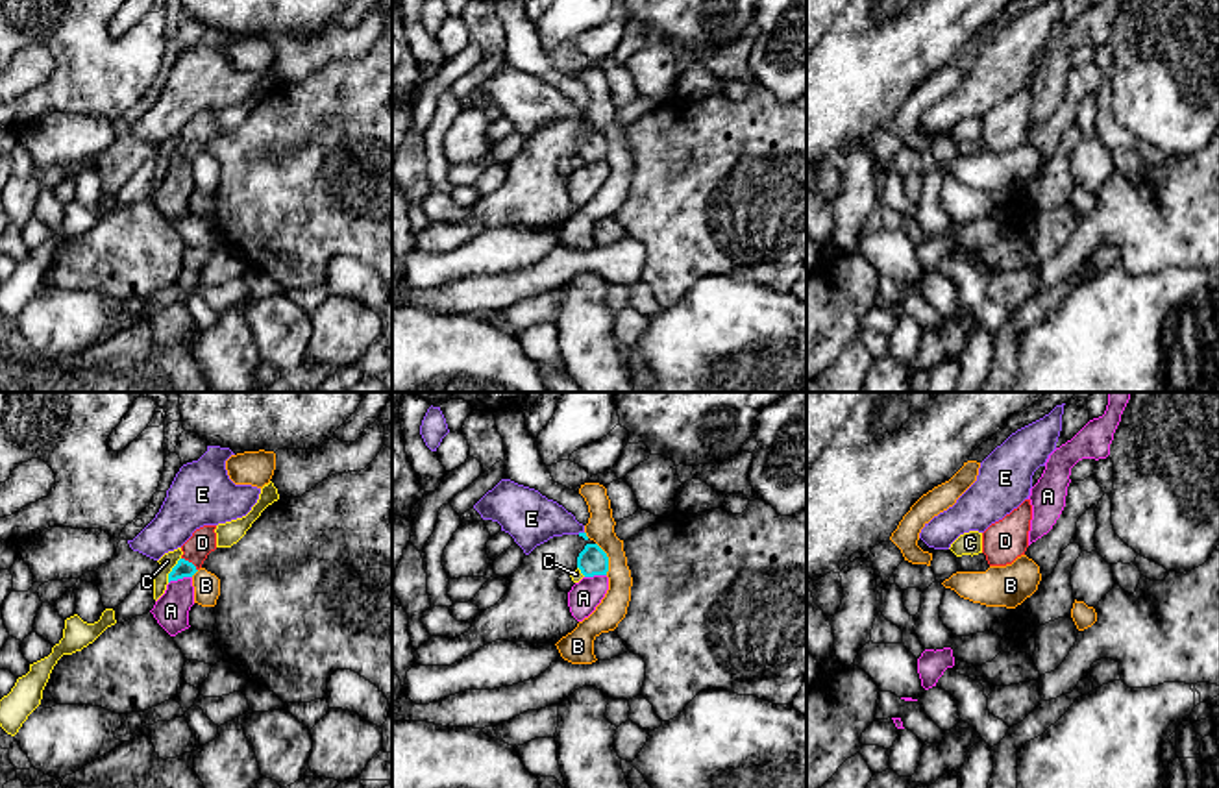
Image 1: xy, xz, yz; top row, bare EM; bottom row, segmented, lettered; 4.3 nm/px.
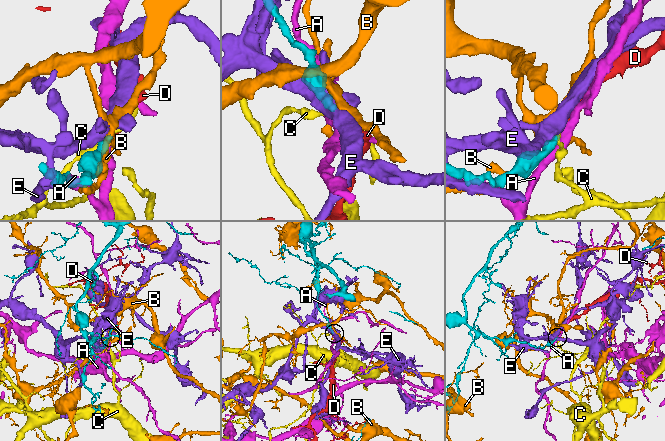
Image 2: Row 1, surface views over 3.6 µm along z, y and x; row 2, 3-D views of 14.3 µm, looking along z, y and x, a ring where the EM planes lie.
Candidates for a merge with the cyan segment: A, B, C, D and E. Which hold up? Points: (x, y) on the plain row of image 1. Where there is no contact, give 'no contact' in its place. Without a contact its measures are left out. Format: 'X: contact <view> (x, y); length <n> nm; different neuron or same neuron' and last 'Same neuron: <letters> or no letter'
A: contact xy (180, 163); length 110 nm; different neuron
B: contact xz (607, 145); length 150 nm; different neuron
C: contact xy (172, 156); length 130 nm; different neuron
D: contact xy (191, 148); length 90 nm; same neuron
E: contact xz (579, 119); length 30 nm; different neuron
Same neuron: D

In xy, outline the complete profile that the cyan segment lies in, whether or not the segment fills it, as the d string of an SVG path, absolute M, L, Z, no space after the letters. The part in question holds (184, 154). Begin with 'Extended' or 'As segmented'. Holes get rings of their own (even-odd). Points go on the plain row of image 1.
Extended. M203 111L192 118L192 122L181 131L181 144L168 159L168 168L183 163L192 163L207 144L211 137L216 135L216 111Z

